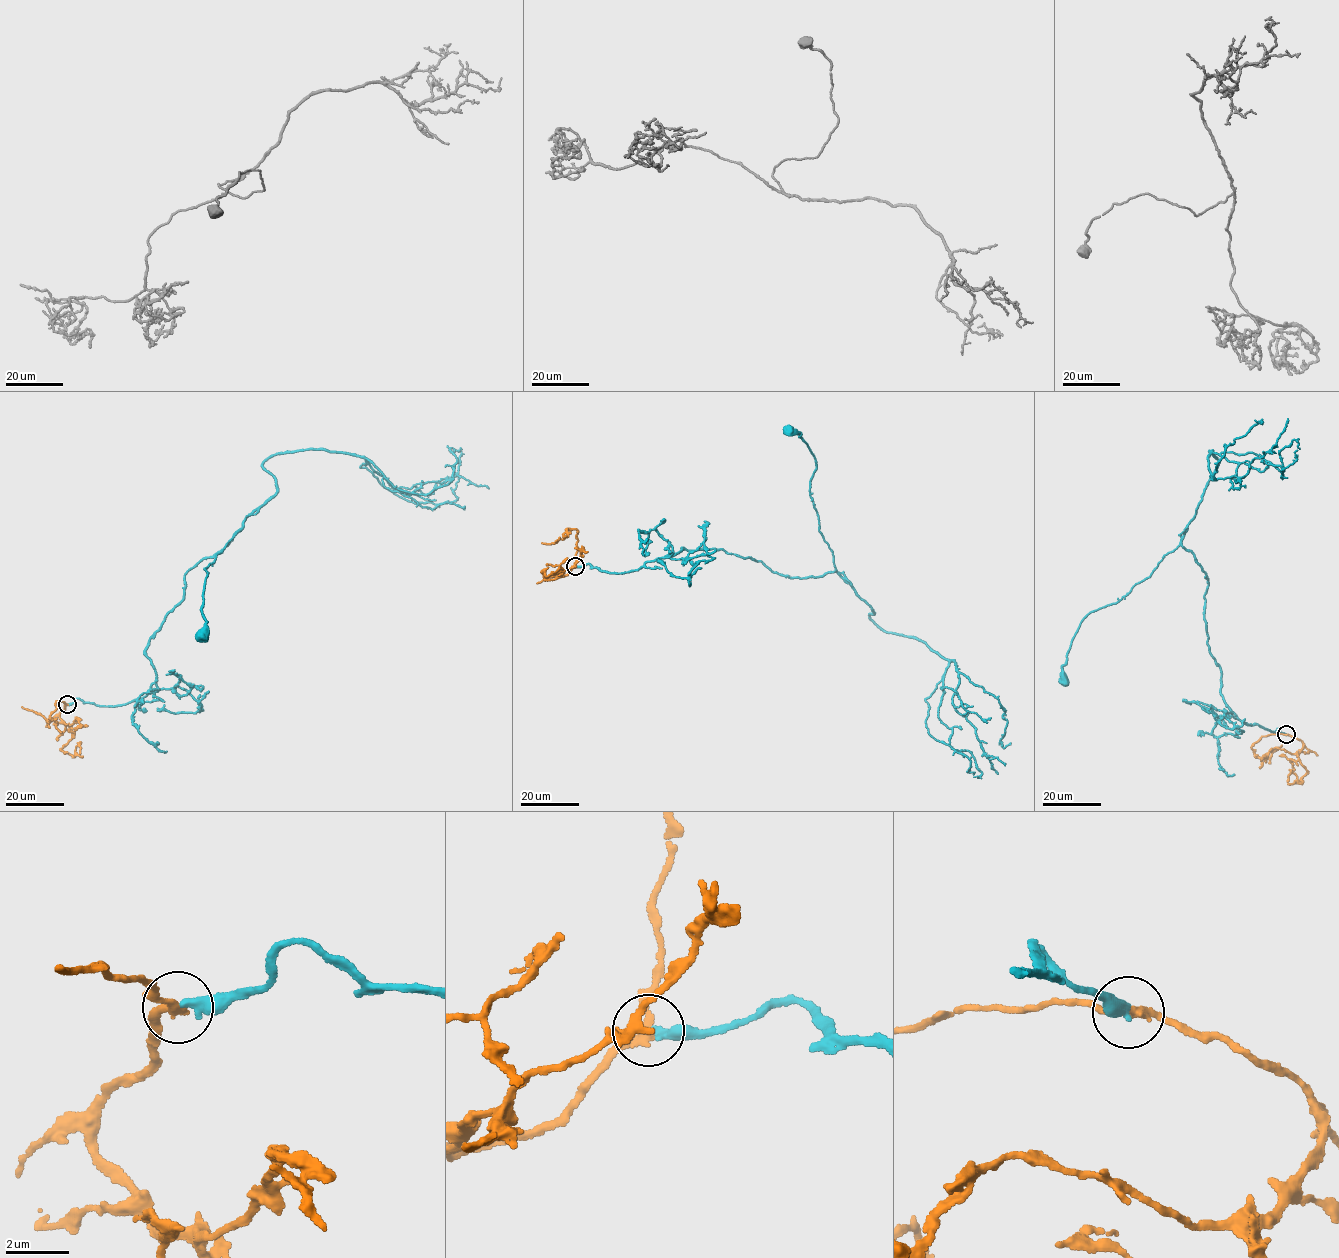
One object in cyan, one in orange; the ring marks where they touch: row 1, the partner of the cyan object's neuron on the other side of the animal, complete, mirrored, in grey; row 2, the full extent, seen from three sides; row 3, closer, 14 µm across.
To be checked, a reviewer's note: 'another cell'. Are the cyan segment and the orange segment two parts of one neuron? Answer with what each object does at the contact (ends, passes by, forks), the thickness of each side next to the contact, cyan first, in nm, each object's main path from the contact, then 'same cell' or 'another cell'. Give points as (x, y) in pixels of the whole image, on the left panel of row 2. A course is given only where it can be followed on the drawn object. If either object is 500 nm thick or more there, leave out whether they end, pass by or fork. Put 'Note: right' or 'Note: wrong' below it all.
cyan ends; orange passes by; calibres 320 and 240 nm; course cyan (67, 704), (145, 696), (156, 676), (145, 648), (183, 597), (186, 572), (243, 526), (204, 568), (201, 636); course orange (67, 704), (60, 718), (70, 729), (72, 736), (62, 750), (73, 756), (79, 745), (80, 753); another cell
Note: right

